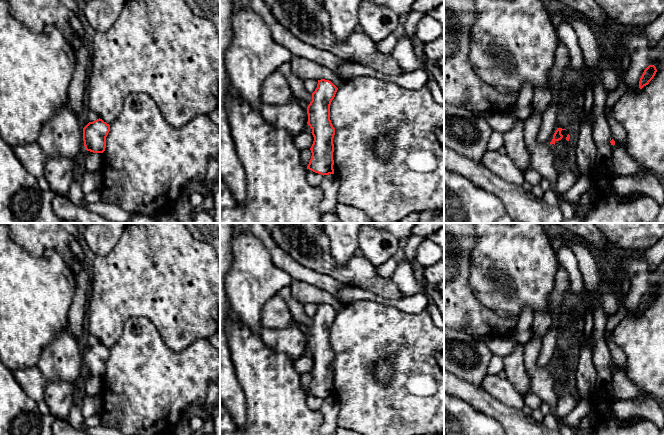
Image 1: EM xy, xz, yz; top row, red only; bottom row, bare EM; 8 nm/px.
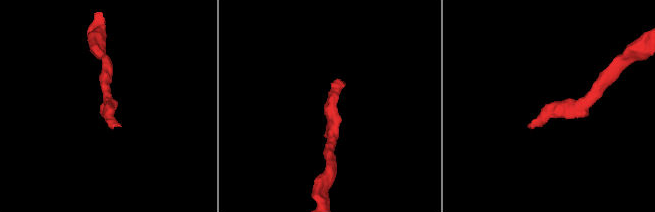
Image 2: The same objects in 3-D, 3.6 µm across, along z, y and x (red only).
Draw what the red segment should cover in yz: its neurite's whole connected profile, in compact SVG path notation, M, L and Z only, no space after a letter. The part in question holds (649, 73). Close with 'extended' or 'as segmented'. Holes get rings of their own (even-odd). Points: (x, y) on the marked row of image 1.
M649 65L643 72L640 81L639 88L642 89L644 86L648 85L649 82L654 78L657 69L654 65Z; as segmented

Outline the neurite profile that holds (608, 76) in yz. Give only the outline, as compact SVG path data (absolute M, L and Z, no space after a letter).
M604 66L600 71L599 77L607 93L613 92L617 89L619 80L613 68Z

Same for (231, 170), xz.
M220 0L220 177L241 204L246 199L246 180L243 166L237 156L228 113L225 107L229 79L225 53L233 39L231 16L235 10L232 0Z

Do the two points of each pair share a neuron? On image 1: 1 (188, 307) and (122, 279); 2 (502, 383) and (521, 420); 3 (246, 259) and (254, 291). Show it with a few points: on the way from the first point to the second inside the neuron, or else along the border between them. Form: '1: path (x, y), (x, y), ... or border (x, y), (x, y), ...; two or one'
1: path (172, 293), (158, 279), (138, 279); one
2: border (493, 396), (504, 404), (521, 410); two
3: path (252, 267), (252, 283); one

